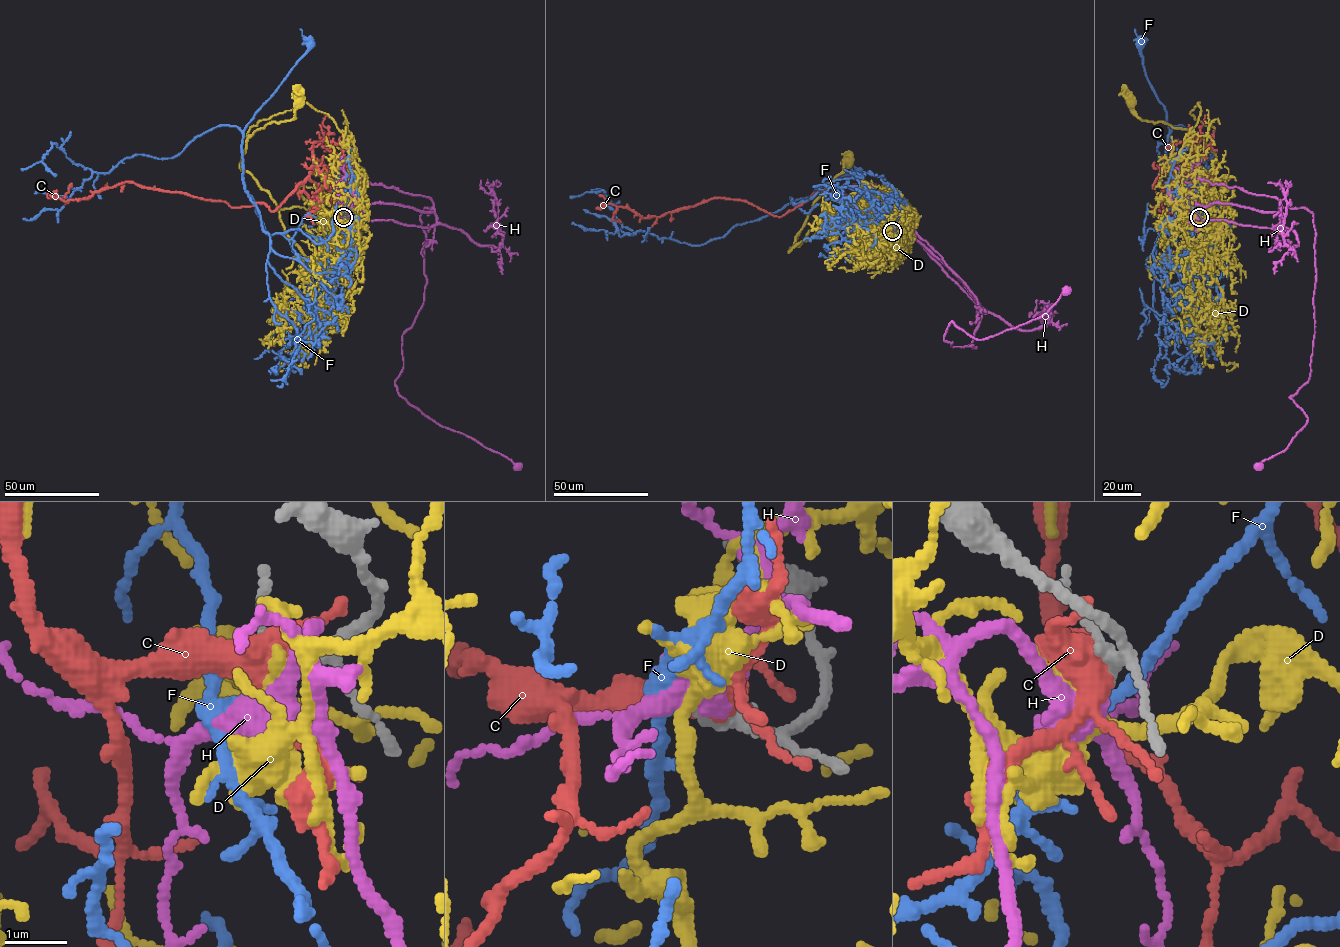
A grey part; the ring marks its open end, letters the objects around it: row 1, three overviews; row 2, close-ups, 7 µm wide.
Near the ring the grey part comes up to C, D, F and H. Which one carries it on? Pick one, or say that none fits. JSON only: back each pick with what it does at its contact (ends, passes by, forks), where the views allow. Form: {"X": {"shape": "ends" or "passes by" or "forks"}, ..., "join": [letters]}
{"F": {"shape": "passes by"}, "join": ["F"]}

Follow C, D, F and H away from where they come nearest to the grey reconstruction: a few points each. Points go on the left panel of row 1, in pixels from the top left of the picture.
C: (344, 217), (300, 183), (271, 210), (130, 182), (65, 202), (72, 183)
D: (343, 217), (312, 187), (299, 187), (308, 209), (278, 208), (239, 166), (255, 131), (290, 120), (299, 104)
F: (343, 217), (342, 231), (330, 239), (298, 229), (270, 235), (243, 179), (246, 125), (310, 42)
H: (343, 217), (356, 205), (434, 208), (421, 214), (426, 285), (403, 334), (395, 385), (441, 426), (518, 466)

